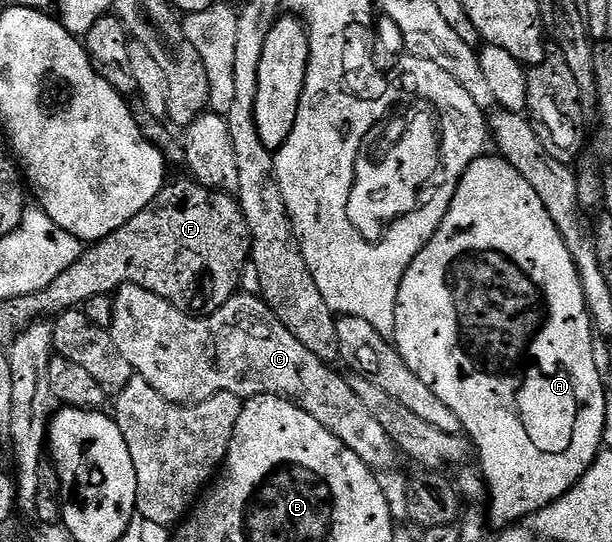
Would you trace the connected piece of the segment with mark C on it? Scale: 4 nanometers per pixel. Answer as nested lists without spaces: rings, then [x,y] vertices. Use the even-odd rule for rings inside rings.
[[[125,283],[117,288],[112,296],[113,326],[108,328],[110,337],[115,341],[115,349],[127,357],[134,372],[144,379],[152,390],[160,393],[172,403],[202,403],[219,393],[237,395],[242,401],[252,399],[255,395],[278,395],[280,399],[289,399],[296,407],[301,407],[319,425],[323,425],[351,453],[355,453],[368,467],[380,469],[389,467],[399,459],[397,444],[392,437],[371,417],[371,409],[355,397],[348,378],[336,375],[328,362],[321,360],[307,349],[279,321],[265,300],[256,294],[238,293],[232,295],[218,311],[210,315],[189,315],[163,297],[151,293],[134,283]]]

